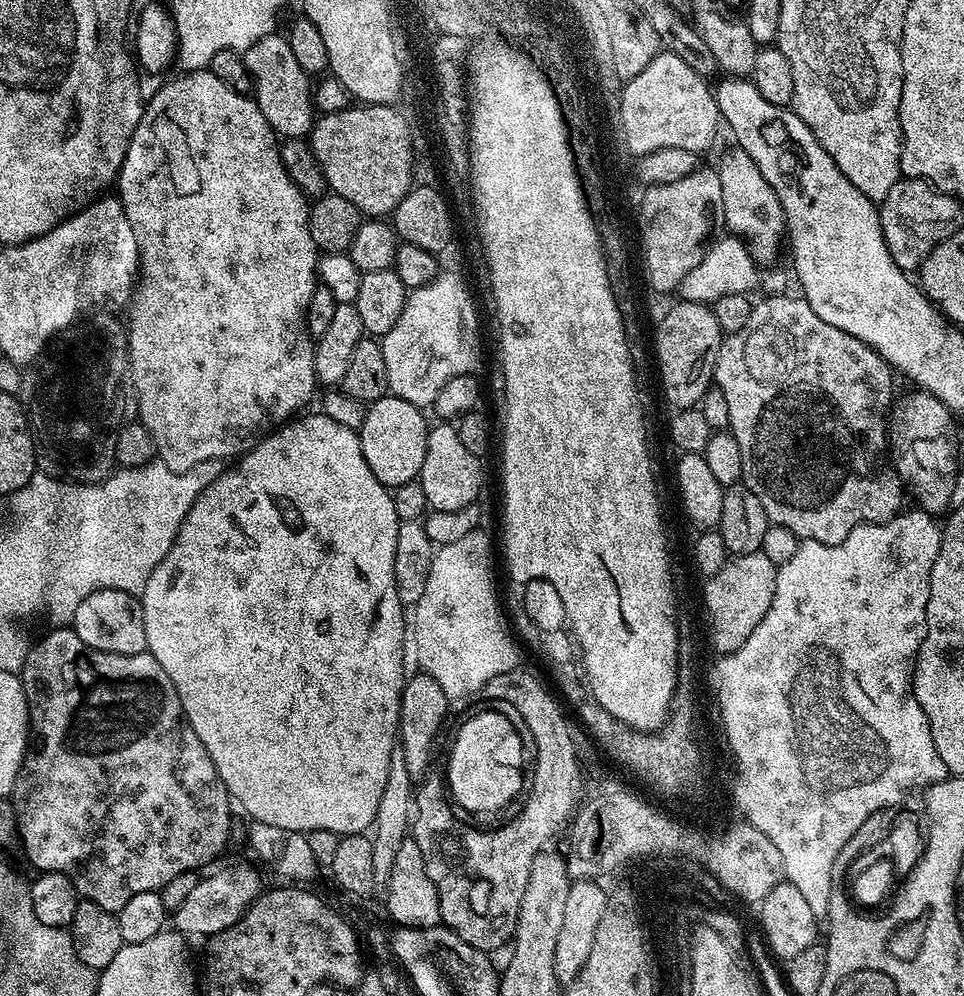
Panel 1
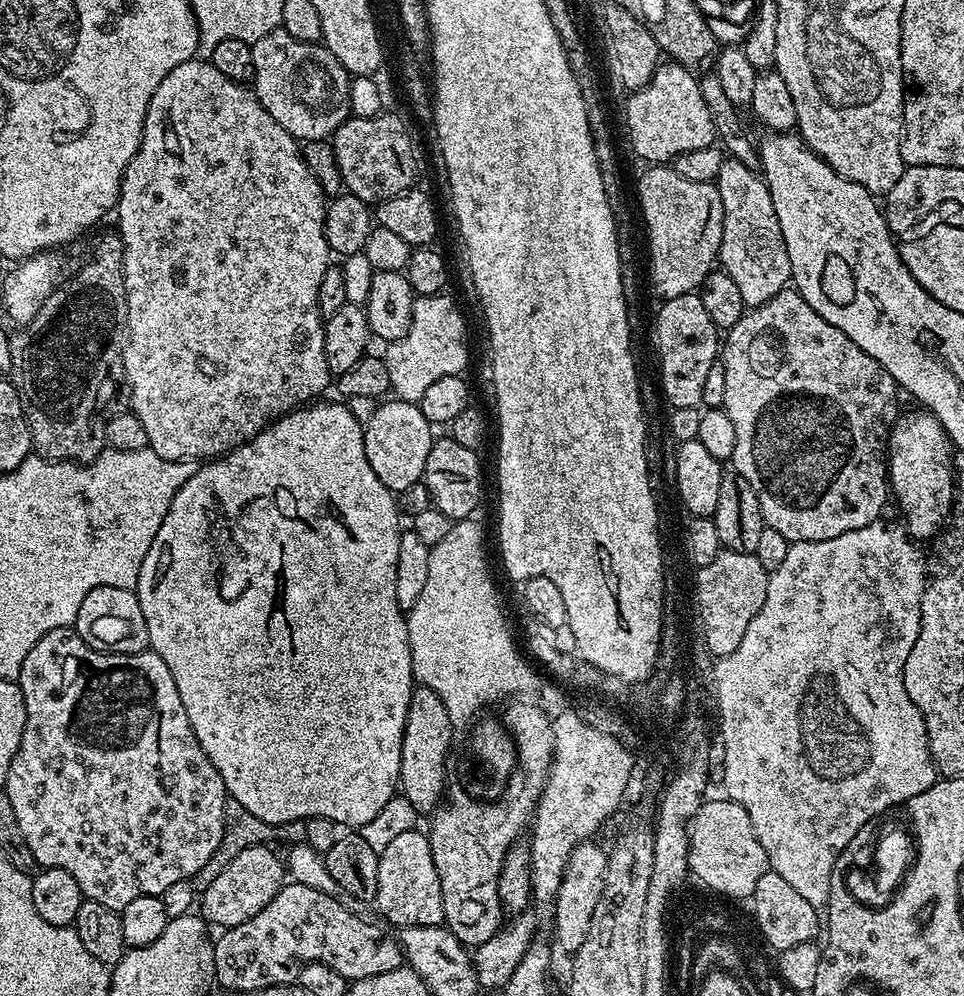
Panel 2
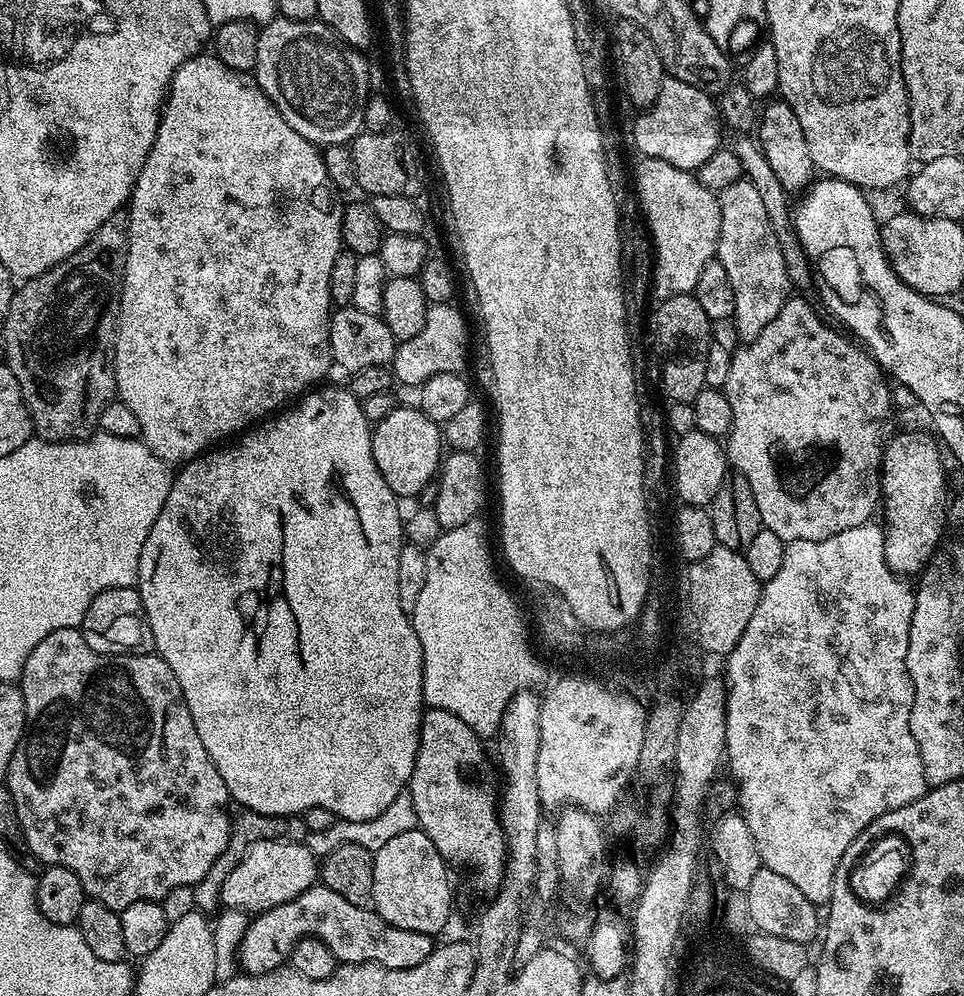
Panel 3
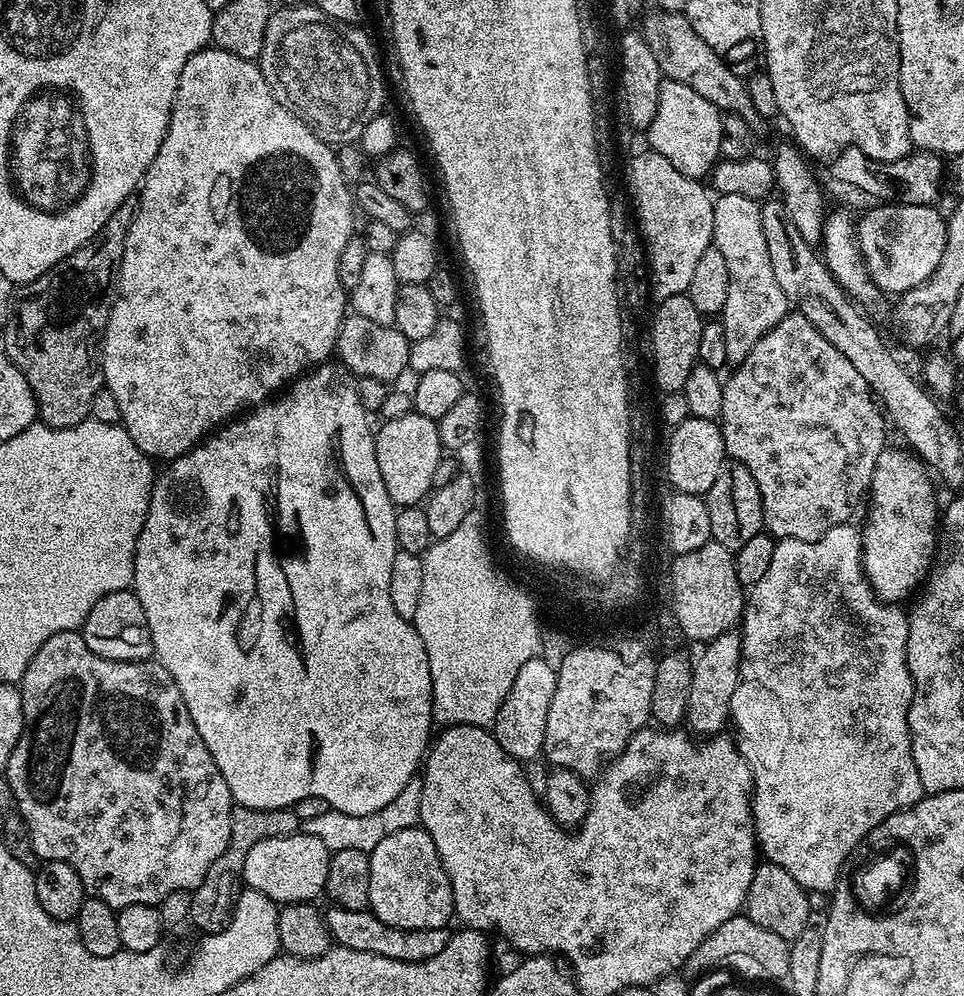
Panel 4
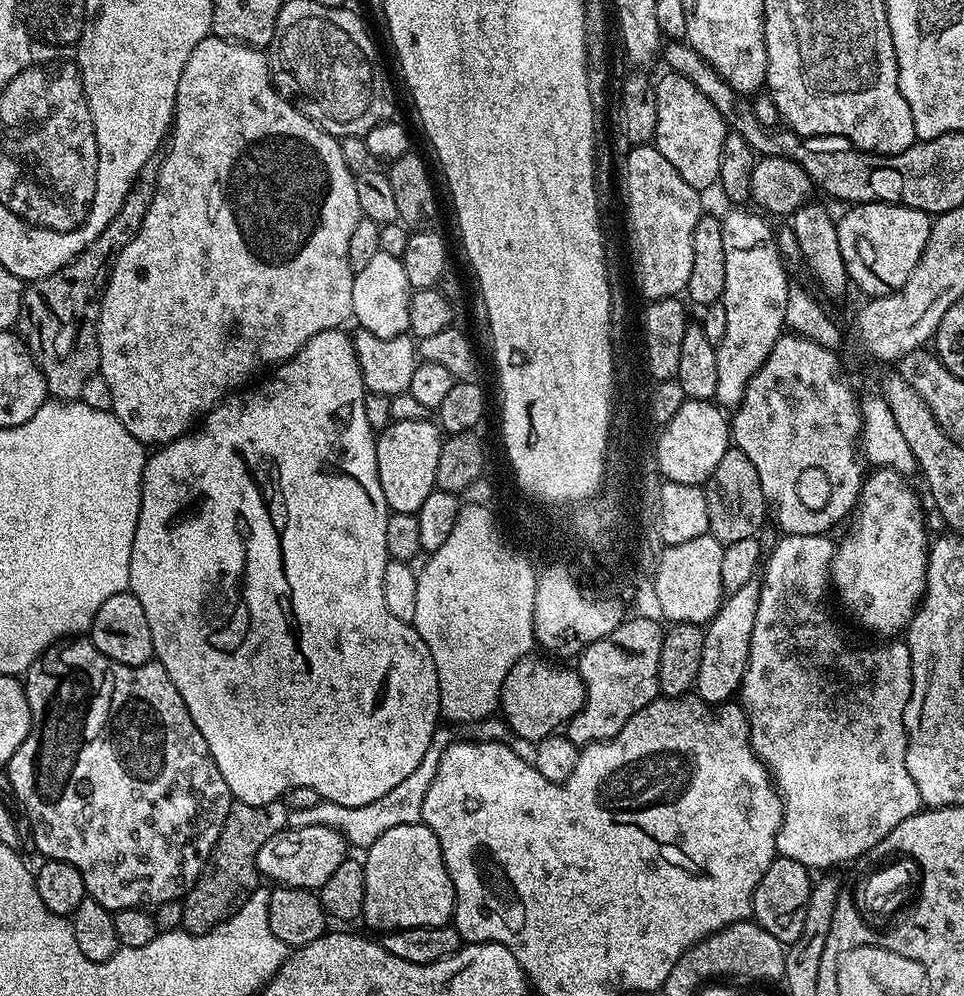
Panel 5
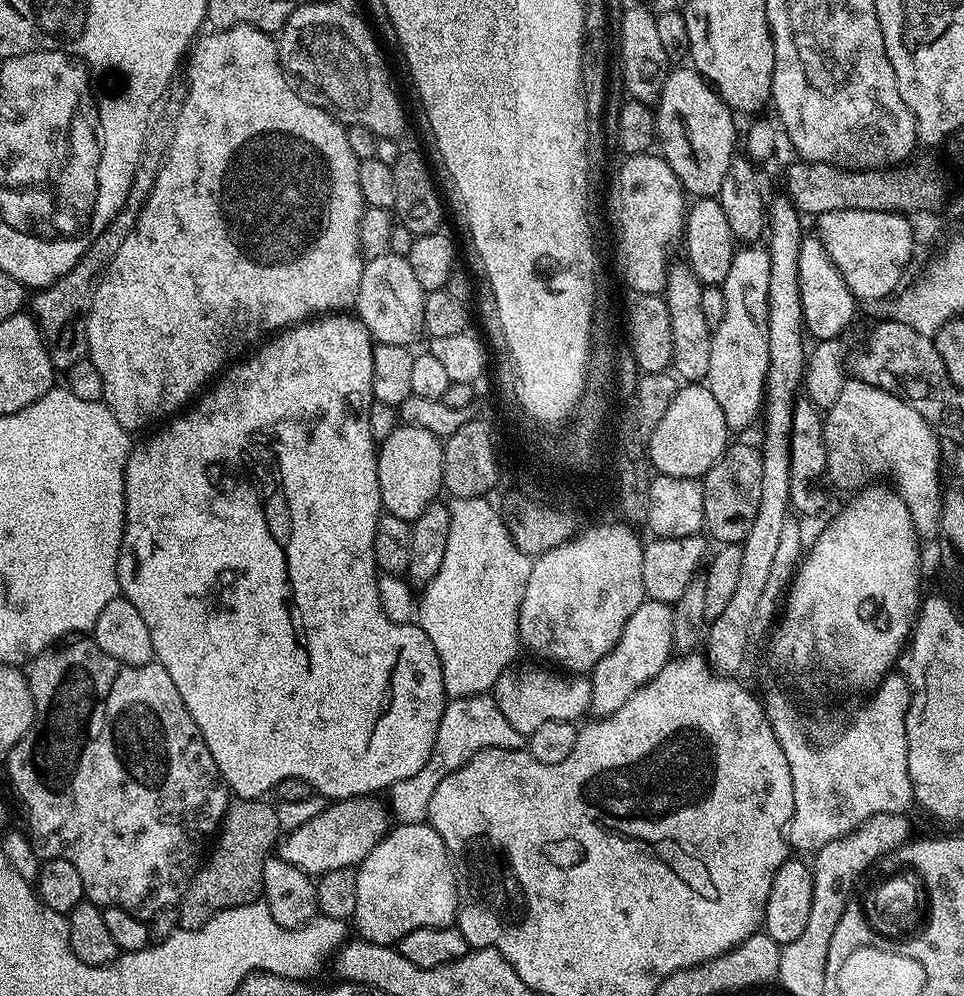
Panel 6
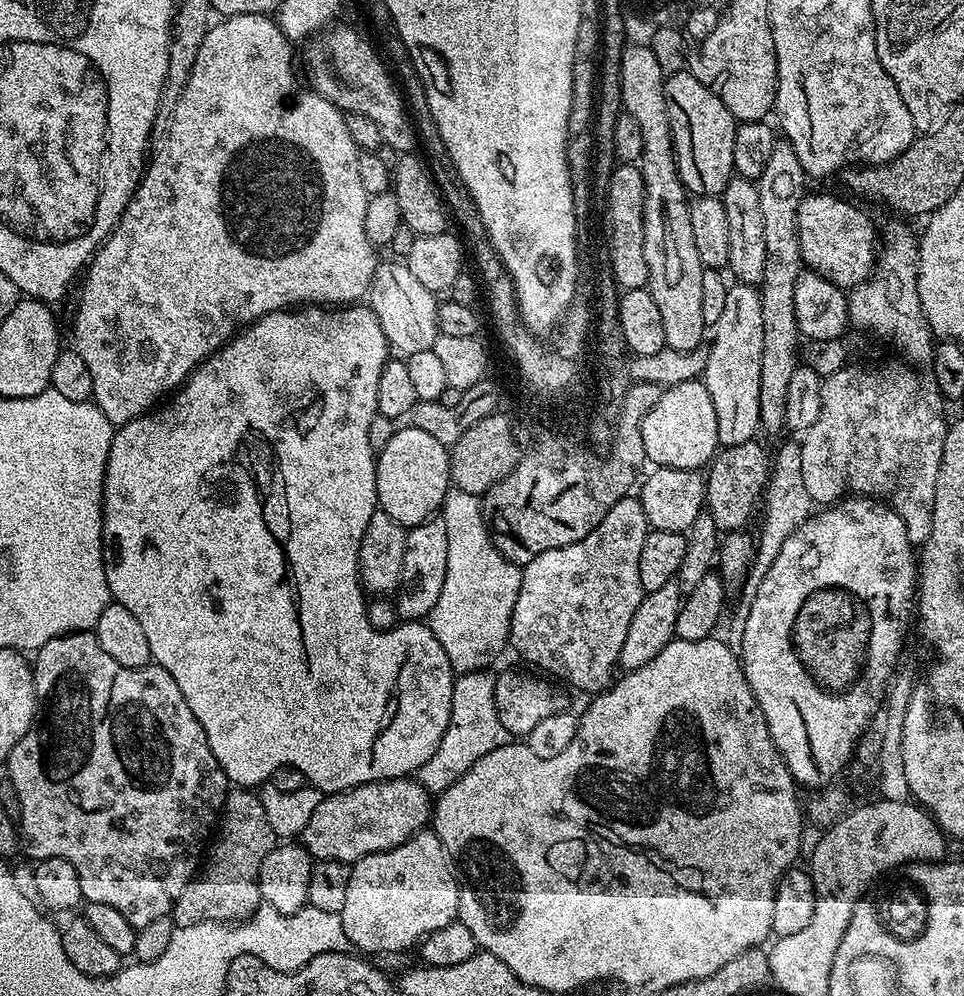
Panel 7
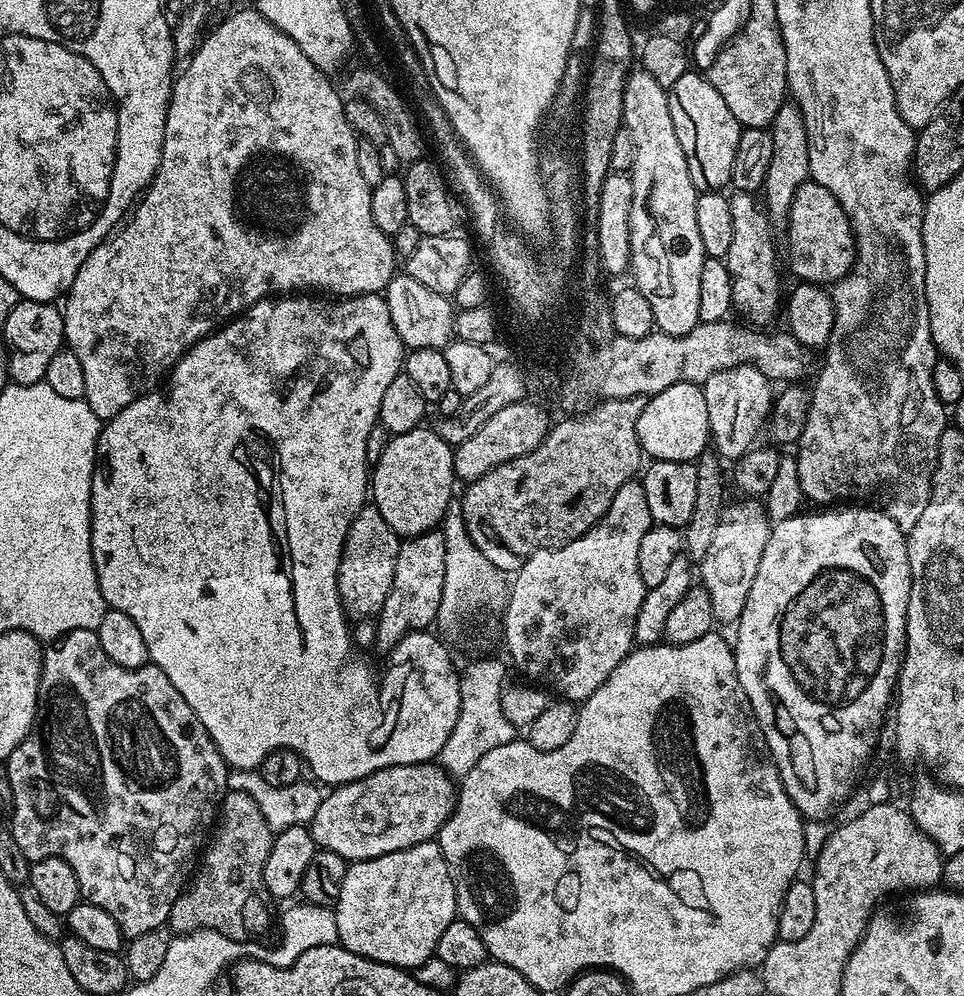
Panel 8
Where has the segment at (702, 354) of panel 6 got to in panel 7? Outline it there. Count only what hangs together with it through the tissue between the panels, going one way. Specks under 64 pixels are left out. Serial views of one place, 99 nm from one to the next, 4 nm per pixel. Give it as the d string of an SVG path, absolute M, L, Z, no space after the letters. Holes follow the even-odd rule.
M654 200L644 202L644 257L648 267L646 287L652 293L654 303L662 314L665 345L679 352L692 352L701 347L705 343L706 325L702 318L702 294L696 292L698 276L696 272L692 274L686 272L682 286L682 274L678 272L678 262L674 258L668 260L668 256L660 250L660 214L658 214L658 204L654 204Z

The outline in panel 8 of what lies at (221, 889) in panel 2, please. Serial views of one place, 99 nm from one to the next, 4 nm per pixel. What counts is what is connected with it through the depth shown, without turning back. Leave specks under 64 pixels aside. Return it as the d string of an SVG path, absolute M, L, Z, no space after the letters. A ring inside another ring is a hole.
M439 763L407 764L376 768L372 773L361 775L359 780L333 787L318 806L310 831L317 849L333 852L349 862L378 858L394 850L406 850L427 840L436 840L442 826L456 809L457 785Z

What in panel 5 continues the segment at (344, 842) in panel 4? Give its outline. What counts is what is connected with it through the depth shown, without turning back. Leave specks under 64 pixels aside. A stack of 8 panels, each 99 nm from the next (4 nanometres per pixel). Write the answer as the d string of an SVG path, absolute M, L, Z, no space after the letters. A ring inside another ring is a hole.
M444 726L437 727L434 738L430 742L430 750L426 750L426 755L422 757L422 762L418 762L414 774L409 774L403 782L398 782L390 794L382 794L378 802L370 802L366 806L357 808L347 808L338 806L338 802L321 800L318 806L310 806L307 810L291 810L288 813L288 827L301 828L302 826L330 826L344 835L345 840L353 849L360 848L366 850L386 830L394 826L410 826L422 821L422 802L426 802L426 792L430 790L430 784L434 782L434 776L438 774L438 766L442 762L444 751L454 742L454 736L444 729Z

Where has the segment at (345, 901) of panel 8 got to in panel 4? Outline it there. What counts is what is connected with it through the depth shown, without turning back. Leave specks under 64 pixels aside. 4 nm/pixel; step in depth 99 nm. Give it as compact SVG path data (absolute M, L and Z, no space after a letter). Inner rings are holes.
M422 826L398 830L398 834L390 834L390 838L382 838L378 846L368 853L370 862L370 898L368 908L386 926L398 926L406 930L422 930L423 928L442 928L454 916L452 906L452 887L448 881L446 870L440 861L438 850L434 846L434 838Z

